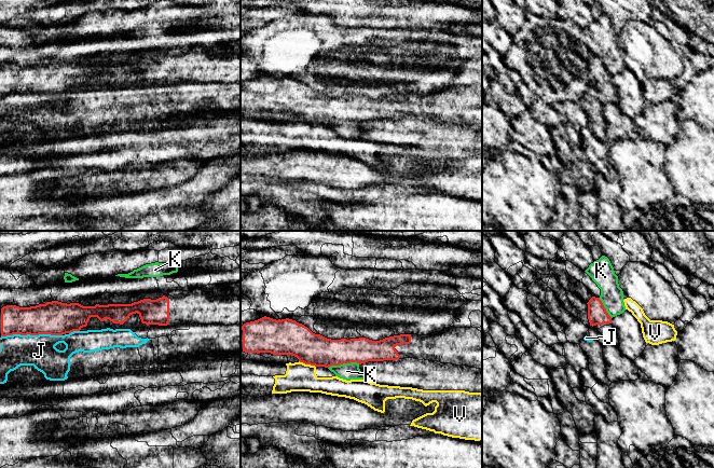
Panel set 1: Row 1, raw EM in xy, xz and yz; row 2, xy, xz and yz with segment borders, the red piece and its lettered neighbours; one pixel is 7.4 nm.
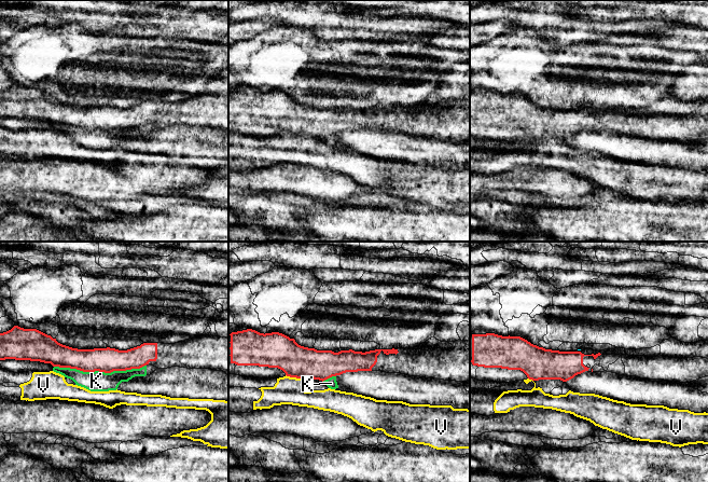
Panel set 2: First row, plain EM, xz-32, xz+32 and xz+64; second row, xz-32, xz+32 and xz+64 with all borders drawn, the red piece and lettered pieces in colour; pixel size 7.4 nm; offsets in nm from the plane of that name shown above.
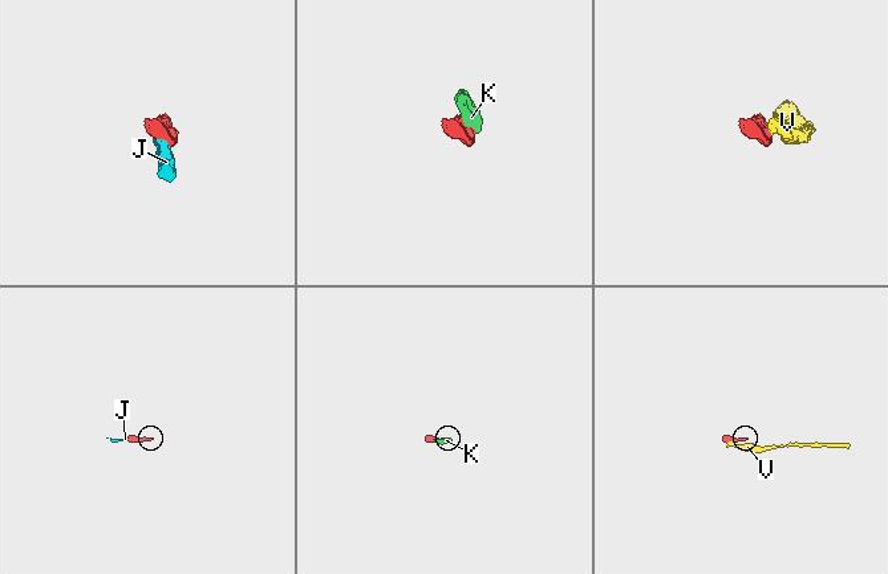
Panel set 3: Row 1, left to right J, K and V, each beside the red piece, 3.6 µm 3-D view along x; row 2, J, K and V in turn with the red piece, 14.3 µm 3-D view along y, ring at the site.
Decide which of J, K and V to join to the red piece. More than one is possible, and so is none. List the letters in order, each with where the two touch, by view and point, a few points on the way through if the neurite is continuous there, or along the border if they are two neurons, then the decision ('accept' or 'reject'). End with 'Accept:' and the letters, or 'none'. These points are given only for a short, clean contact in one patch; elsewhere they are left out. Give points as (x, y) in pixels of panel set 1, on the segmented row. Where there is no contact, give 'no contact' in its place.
J: meets red in xy at (31, 334); reject
K: meets red in xz at (343, 362); reject
V: meets red in xz at (307, 363); border along xz (299, 360), (315, 367); reject
Accept: none

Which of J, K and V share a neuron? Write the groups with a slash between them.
J / K / V

